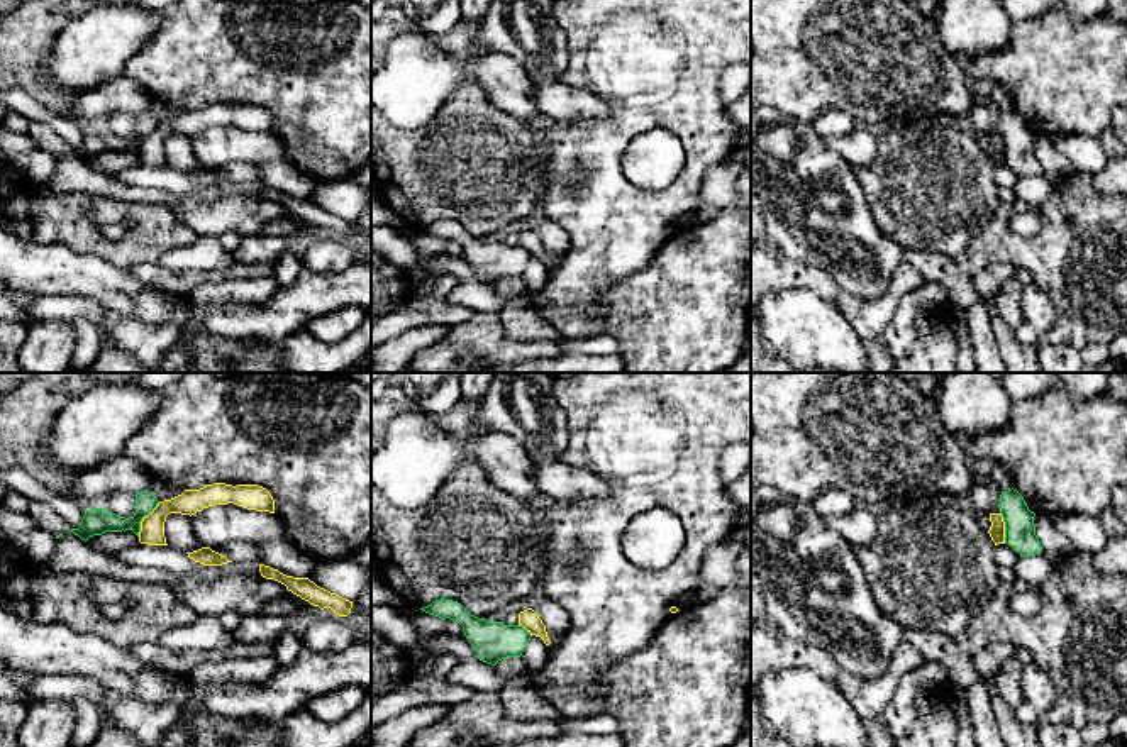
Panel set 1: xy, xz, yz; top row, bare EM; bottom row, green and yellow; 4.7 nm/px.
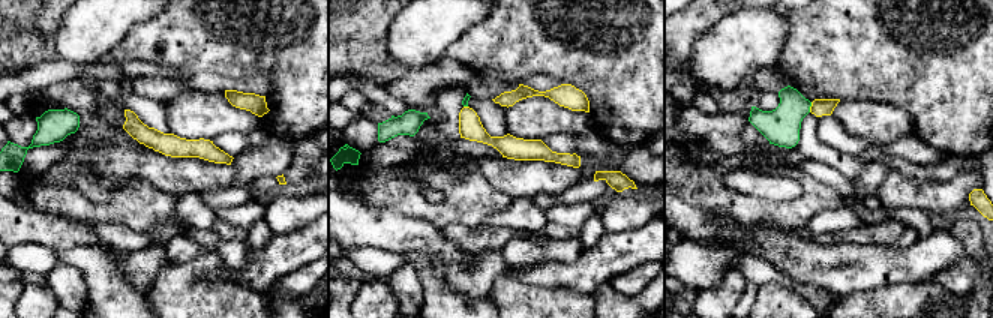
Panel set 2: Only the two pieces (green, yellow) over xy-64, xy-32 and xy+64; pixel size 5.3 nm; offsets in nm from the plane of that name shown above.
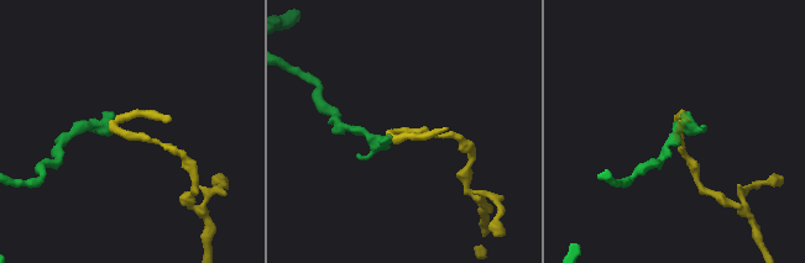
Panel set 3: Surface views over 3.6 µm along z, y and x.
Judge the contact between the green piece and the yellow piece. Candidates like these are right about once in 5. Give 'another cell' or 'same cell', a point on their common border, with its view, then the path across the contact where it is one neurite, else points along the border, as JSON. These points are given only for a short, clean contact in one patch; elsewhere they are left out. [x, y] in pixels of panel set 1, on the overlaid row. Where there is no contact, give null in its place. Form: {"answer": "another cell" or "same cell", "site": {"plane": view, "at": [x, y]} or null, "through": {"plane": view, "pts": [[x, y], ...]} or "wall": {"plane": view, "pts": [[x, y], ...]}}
{"answer": "another cell", "site": {"plane": "xy", "at": [143, 517]}, "wall": {"plane": "xy", "pts": [[160, 502], [143, 519], [138, 536]]}}

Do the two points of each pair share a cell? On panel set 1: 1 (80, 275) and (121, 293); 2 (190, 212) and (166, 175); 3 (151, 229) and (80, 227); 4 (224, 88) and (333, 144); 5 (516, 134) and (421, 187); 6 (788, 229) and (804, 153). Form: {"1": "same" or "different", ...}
{"1": "same", "2": "different", "3": "same", "4": "same", "5": "same", "6": "same"}

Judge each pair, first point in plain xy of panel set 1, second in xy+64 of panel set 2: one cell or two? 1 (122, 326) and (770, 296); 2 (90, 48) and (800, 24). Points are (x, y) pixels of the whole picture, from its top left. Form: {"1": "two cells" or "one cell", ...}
{"1": "one cell", "2": "two cells"}

